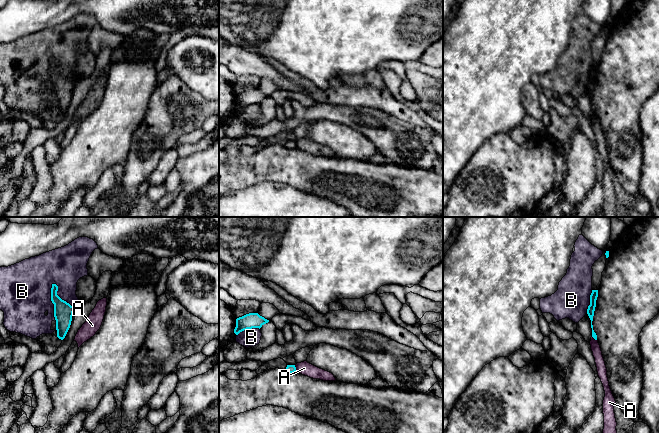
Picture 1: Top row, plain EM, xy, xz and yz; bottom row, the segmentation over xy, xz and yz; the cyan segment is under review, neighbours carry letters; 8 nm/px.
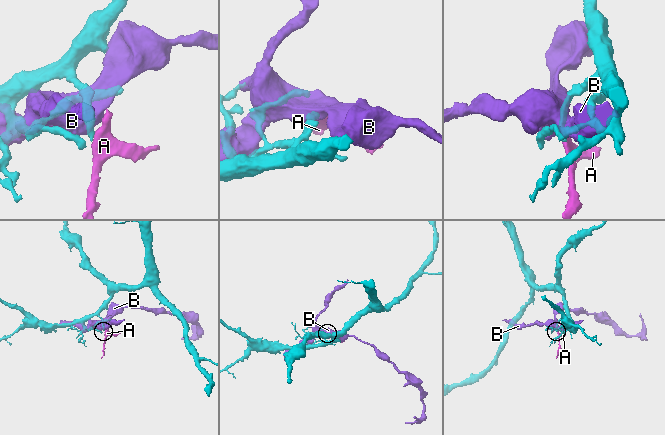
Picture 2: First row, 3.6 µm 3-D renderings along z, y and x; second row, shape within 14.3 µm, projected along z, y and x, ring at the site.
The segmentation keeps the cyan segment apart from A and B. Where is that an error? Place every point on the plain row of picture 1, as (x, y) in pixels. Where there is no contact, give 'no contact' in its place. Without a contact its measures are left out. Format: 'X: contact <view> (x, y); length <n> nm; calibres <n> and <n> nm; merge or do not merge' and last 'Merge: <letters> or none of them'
A: contact xz (295, 144); length 60 nm; calibres 60 and 110 nm; do not merge
B: contact xy (51, 76); length 300 nm; calibres 160 and 420 nm; do not merge
Merge: none of them

